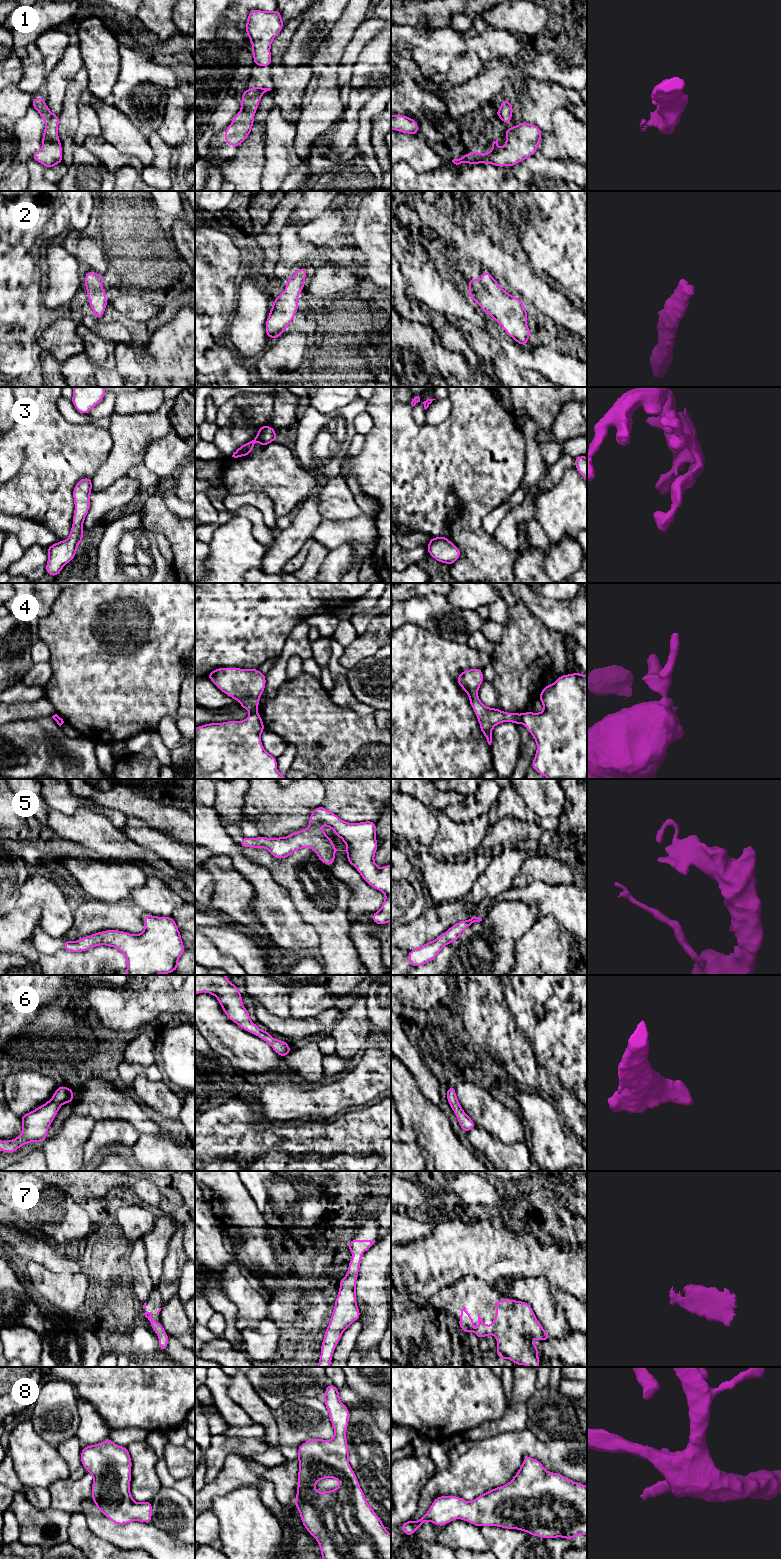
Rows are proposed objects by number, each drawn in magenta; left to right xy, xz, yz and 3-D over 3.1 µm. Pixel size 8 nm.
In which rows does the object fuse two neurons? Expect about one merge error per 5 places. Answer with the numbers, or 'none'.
4

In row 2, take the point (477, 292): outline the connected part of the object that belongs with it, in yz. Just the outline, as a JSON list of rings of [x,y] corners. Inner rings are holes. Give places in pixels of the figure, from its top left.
[[[482,271],[481,274],[481,280],[468,280],[468,296],[518,344],[526,345],[531,331],[527,326],[528,312],[523,302],[506,292],[489,272]]]

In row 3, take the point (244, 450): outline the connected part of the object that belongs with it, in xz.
[[[270,425],[259,427],[256,437],[250,442],[245,443],[240,446],[232,455],[234,458],[243,457],[249,455],[253,448],[254,443],[259,442],[262,447],[265,447],[269,443],[277,440],[276,430],[274,430]]]

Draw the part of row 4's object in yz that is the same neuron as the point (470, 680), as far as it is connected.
[[[479,668],[465,670],[457,678],[458,684],[468,694],[470,705],[477,716],[481,732],[488,744],[491,745],[493,728],[502,722],[512,722],[517,725],[521,722],[522,714],[506,713],[500,709],[485,706],[478,697],[478,690],[483,681],[482,669]]]

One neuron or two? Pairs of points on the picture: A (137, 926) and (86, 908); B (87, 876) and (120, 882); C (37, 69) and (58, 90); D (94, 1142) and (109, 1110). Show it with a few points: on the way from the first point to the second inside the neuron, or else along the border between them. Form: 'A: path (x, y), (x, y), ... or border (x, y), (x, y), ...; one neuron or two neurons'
A: path (124, 916), (99, 916); one neuron
B: path (95, 878), (112, 882); one neuron
C: border (47, 73), (42, 89); two neurons
D: border (127, 1120), (98, 1119), (95, 1122); two neurons

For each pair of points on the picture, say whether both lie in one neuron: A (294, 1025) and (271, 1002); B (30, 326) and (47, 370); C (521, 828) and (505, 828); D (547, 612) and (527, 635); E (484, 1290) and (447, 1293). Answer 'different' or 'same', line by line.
A: different
B: different
C: same
D: different
E: same

